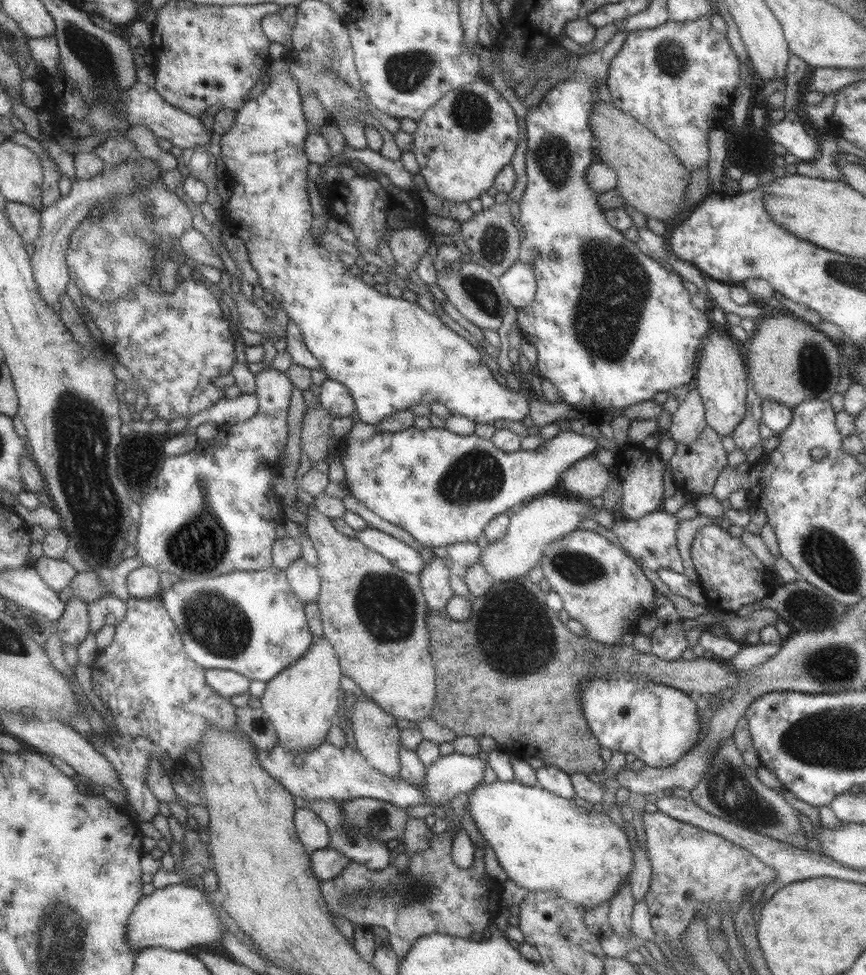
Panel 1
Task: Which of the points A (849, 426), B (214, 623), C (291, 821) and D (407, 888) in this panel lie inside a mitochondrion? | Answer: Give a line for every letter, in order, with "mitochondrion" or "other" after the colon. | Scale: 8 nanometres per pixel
A: other
B: mitochondrion
C: other
D: mitochondrion

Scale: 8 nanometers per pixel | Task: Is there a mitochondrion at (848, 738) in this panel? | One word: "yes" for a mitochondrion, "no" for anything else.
yes

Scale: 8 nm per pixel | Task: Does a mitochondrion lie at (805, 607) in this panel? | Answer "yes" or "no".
yes

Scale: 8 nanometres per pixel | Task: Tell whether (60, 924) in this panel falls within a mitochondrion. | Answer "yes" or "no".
yes

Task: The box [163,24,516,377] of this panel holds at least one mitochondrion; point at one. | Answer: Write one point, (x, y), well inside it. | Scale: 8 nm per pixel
(405, 73)

